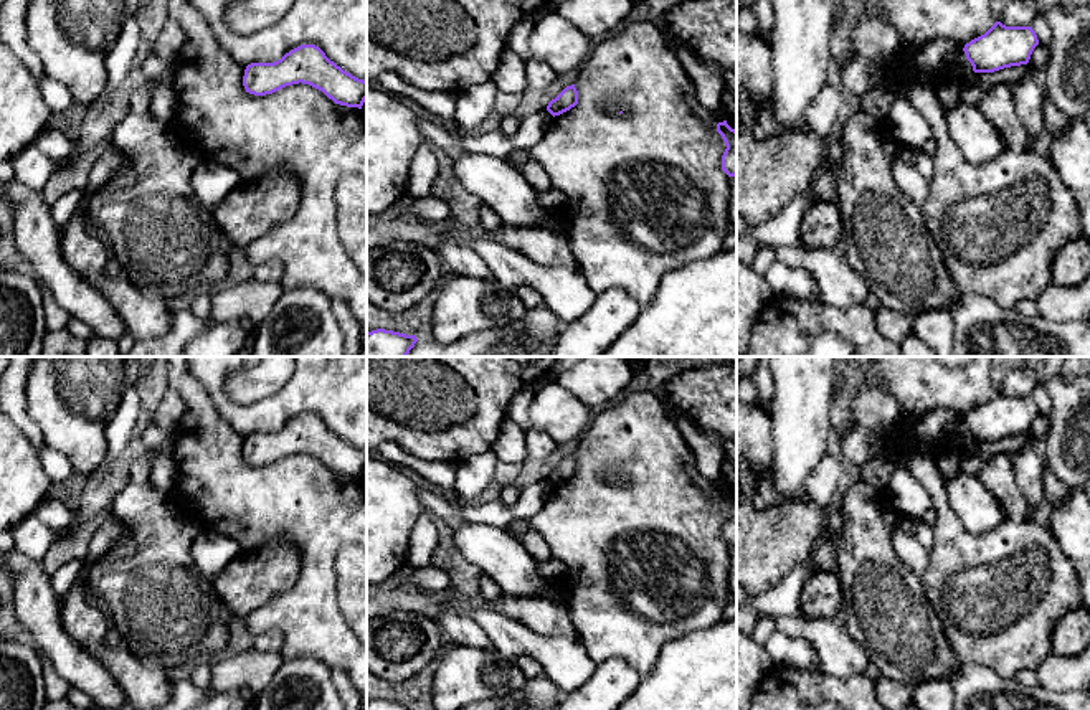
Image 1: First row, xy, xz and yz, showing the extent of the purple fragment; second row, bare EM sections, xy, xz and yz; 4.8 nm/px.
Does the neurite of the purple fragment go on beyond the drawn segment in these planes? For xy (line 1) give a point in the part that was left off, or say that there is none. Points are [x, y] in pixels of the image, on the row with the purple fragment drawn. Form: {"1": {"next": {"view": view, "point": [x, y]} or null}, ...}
{"1": {"next": null}}

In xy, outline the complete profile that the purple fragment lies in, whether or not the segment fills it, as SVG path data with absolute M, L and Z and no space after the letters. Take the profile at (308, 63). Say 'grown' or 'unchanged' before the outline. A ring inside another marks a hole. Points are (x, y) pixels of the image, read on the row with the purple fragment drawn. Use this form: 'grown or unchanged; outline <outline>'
unchanged; outline M301 45L274 63L251 63L243 76L246 92L254 96L299 83L322 91L340 106L362 109L367 101L367 81L344 71L315 45Z

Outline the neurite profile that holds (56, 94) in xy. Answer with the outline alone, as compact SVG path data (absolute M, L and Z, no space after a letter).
M43 76L38 84L51 112L64 114L69 109L79 107L63 83Z

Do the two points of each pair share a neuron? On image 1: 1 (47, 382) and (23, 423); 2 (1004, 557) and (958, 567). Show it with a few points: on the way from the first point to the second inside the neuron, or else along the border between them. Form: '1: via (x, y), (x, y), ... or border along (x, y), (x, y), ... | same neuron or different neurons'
1: border along (28, 373), (27, 413), (45, 444) | different neurons
2: via (993, 567), (970, 567) | same neuron

